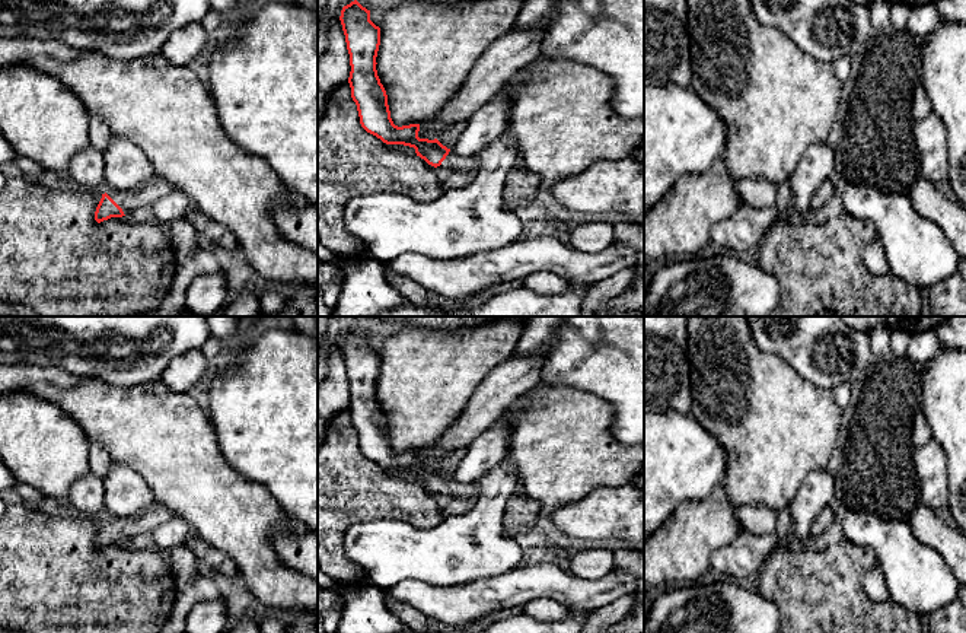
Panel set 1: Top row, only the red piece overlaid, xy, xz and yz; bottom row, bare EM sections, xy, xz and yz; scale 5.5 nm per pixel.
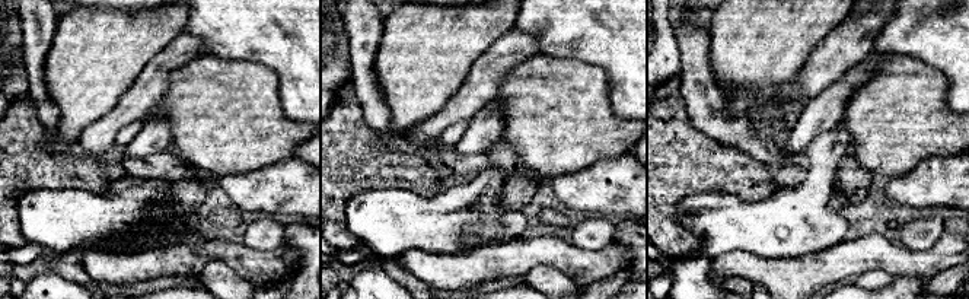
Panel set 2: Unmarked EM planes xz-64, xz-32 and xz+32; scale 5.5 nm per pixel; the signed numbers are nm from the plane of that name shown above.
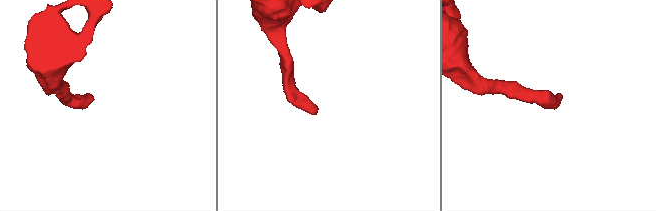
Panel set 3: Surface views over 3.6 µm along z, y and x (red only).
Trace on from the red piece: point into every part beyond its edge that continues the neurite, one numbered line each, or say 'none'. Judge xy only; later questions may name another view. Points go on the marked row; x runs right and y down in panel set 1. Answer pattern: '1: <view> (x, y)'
1: xy (156, 187)

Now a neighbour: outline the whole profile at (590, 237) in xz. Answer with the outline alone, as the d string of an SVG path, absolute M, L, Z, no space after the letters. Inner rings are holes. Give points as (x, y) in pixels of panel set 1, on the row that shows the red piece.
M584 222L570 228L570 246L580 252L600 252L613 241L610 222Z

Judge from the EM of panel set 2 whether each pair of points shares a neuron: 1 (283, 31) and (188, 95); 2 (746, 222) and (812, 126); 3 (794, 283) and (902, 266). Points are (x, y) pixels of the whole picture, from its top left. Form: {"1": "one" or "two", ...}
{"1": "two", "2": "two", "3": "one"}

